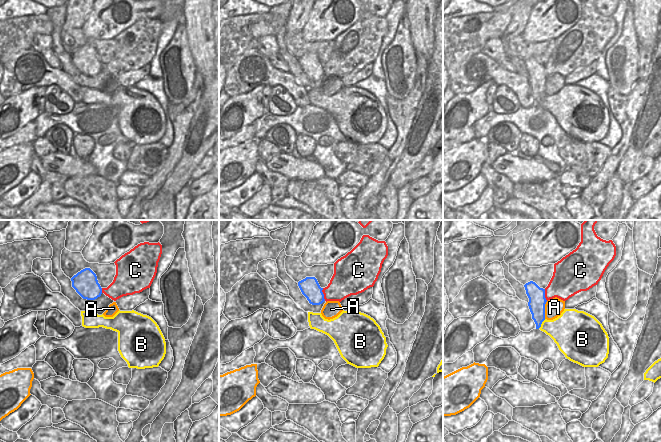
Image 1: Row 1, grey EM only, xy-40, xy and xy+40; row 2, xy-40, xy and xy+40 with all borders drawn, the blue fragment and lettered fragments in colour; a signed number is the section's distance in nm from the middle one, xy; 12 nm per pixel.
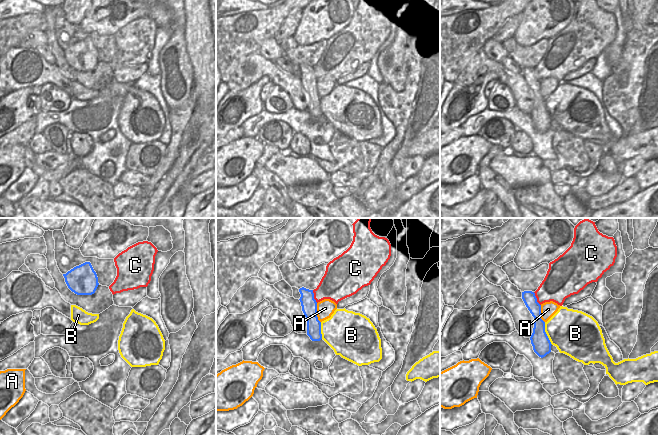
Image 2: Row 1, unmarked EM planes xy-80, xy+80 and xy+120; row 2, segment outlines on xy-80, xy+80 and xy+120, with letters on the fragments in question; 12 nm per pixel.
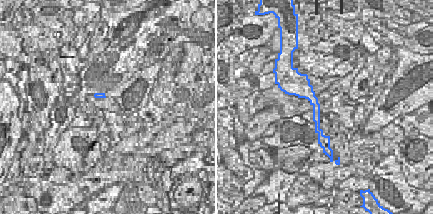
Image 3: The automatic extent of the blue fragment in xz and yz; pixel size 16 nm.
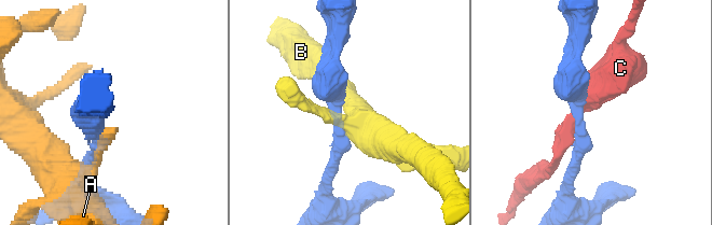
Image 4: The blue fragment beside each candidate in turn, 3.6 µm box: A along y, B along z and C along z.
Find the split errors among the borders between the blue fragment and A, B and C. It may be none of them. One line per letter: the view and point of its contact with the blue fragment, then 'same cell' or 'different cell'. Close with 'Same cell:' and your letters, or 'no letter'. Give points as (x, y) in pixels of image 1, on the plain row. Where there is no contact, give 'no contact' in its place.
A: xy+40 (544, 86) | different cell
B: xy+40 (541, 99) | different cell
C: xy (323, 70) | different cell
Same cell: no letter

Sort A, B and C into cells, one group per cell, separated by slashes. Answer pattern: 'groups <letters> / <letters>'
groups A / B / C

